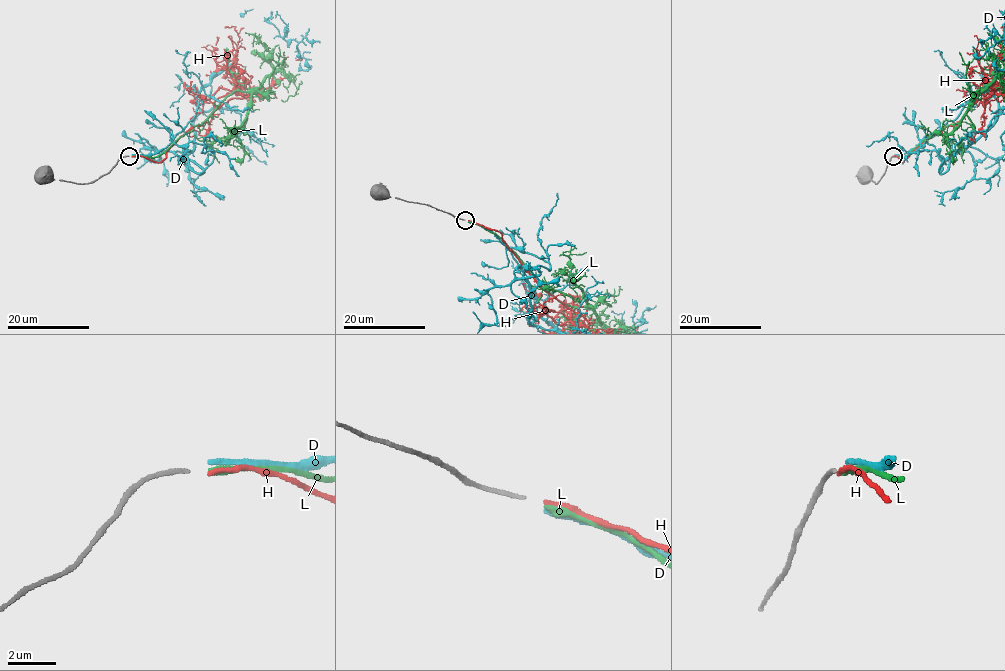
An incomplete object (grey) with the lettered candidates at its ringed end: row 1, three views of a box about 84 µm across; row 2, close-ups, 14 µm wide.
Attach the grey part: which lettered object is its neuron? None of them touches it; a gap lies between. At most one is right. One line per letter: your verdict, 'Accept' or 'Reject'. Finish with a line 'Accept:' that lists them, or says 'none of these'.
D: Reject
H: Reject
L: Accept
Accept: L

